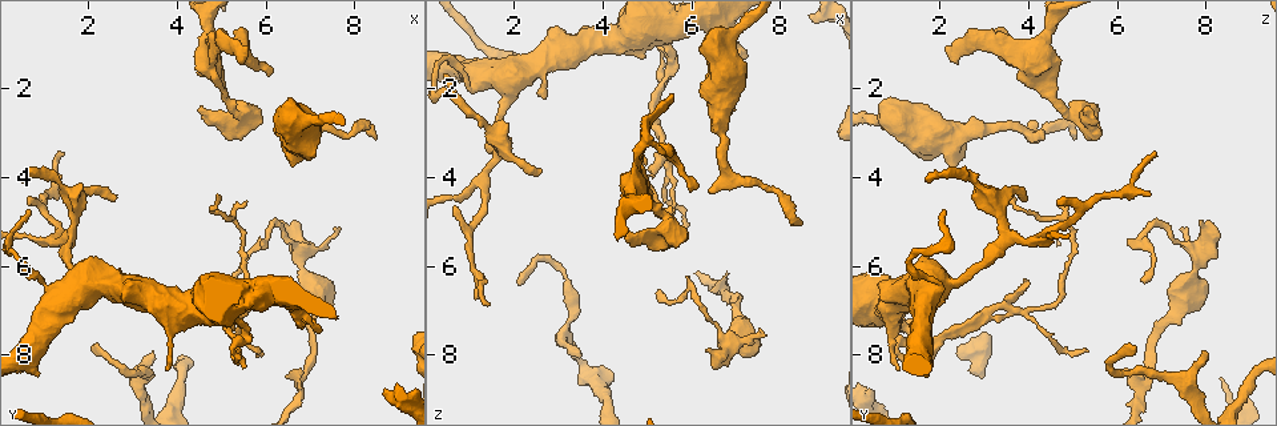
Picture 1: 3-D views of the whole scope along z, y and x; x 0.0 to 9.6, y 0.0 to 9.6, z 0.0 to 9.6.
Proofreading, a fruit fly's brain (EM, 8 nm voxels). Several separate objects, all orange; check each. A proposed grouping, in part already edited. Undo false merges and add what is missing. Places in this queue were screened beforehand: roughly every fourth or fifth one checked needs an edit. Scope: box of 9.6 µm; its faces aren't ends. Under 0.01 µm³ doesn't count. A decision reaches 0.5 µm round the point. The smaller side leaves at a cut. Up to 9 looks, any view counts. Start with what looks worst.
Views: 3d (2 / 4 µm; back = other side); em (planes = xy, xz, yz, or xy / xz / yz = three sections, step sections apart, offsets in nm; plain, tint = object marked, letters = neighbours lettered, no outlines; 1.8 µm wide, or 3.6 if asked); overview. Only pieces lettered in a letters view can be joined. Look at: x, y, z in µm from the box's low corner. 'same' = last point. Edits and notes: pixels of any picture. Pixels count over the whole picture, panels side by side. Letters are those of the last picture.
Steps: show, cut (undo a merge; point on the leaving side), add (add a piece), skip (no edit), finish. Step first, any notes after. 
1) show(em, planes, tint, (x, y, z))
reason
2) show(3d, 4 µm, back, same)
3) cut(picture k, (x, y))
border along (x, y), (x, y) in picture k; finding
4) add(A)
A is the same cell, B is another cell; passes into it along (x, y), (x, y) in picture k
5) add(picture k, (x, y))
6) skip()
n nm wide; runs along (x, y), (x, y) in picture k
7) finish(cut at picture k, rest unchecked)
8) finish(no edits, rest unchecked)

show(3d, 4 µm, (6.45, 2.90, 4.35))
free end

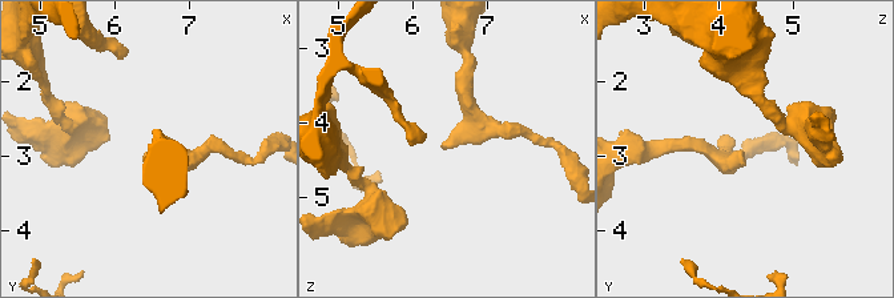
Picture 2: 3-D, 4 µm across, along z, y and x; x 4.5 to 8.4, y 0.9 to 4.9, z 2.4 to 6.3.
show(em, yz, step 4, letters, (6.45, 3.00, 4.35))

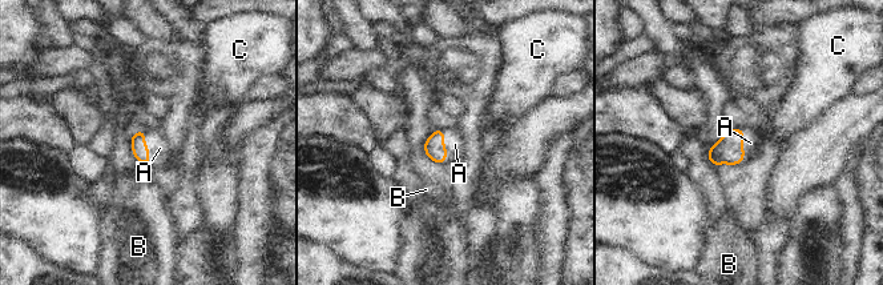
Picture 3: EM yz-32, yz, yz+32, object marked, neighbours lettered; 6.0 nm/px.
show(em, planes, letters, same)

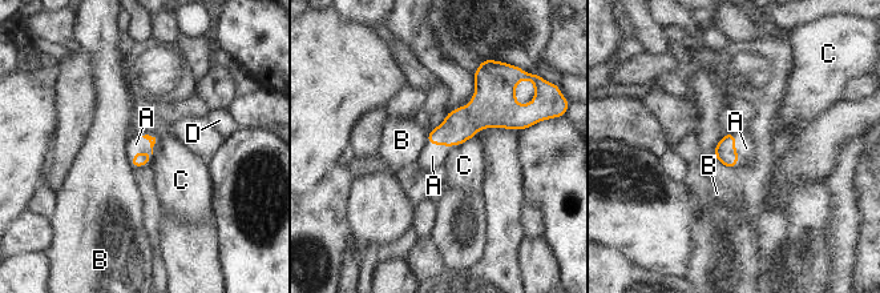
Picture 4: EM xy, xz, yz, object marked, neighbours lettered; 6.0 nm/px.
add(A)
A is the same cell, B, C and D are other cells; passes into it along (140, 159), (145, 152), (136, 144) in picture 4; the neuron continues

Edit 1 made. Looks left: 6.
show(overview)
see it whole again

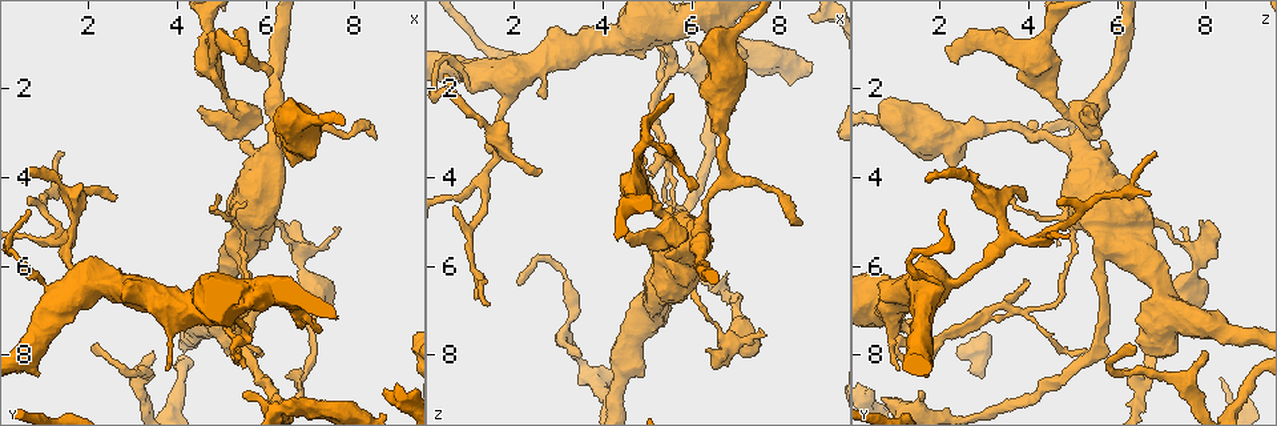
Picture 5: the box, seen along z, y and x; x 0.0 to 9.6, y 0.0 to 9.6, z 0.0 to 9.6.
show(3d, 2 µm, (5.55, 7.05, 3.90))
three-way junction

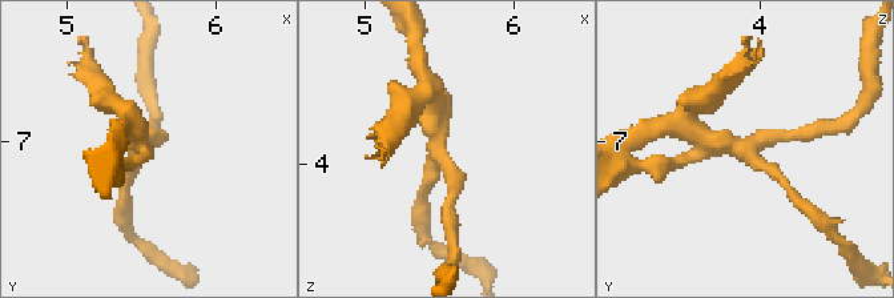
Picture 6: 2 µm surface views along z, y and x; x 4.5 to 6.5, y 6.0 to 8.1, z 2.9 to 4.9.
show(em, xz, step 4, tint, (5.48, 7.04, 3.92))
need the tissue

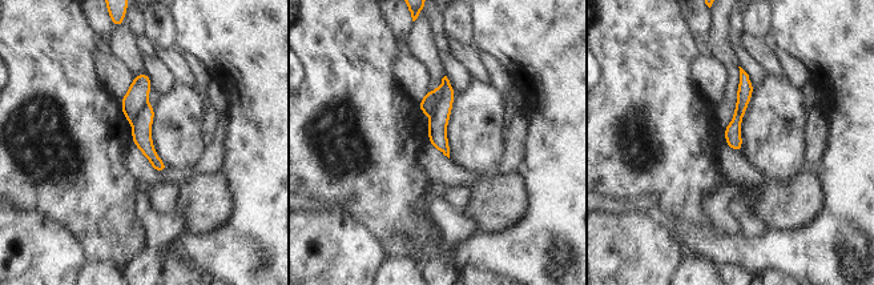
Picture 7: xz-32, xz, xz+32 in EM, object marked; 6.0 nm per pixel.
show(em, planes, letters, same)

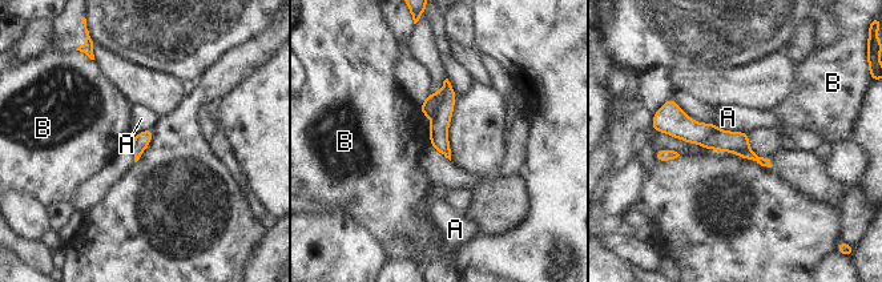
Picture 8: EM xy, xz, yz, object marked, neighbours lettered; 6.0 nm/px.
cut(picture 8, (438, 132))
A touches over 220 nm; A and B are other cells; the part that leaves runs along (446, 84), (442, 146), (447, 153) in picture 8; two neurons meet here

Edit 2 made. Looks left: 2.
finish(add at picture 4, cut at picture 8, rest unchecked)

